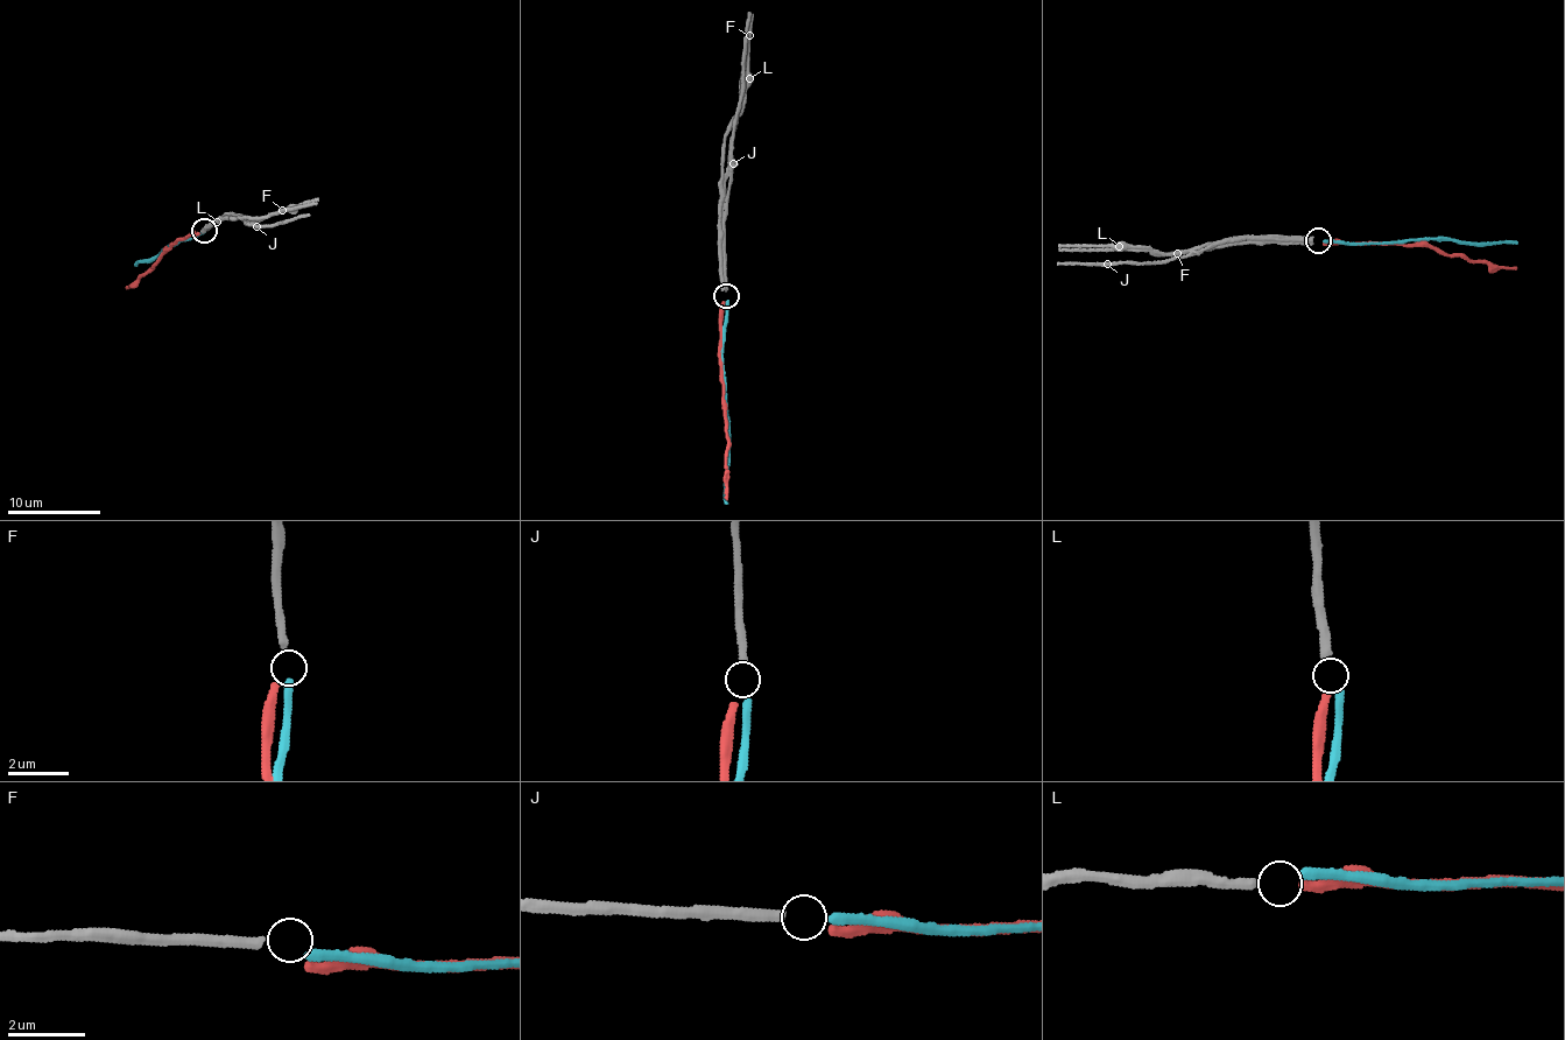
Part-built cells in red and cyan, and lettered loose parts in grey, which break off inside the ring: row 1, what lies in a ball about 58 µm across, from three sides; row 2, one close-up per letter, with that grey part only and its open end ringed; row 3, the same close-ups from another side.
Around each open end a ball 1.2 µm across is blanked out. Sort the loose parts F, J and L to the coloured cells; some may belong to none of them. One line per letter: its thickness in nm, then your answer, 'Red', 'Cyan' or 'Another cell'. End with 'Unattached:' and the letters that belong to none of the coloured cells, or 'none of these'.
F: Thickness 240 nm. Another cell
J: Thickness 280 nm. Cyan
L: Thickness 280 nm. Red
Unattached: F

